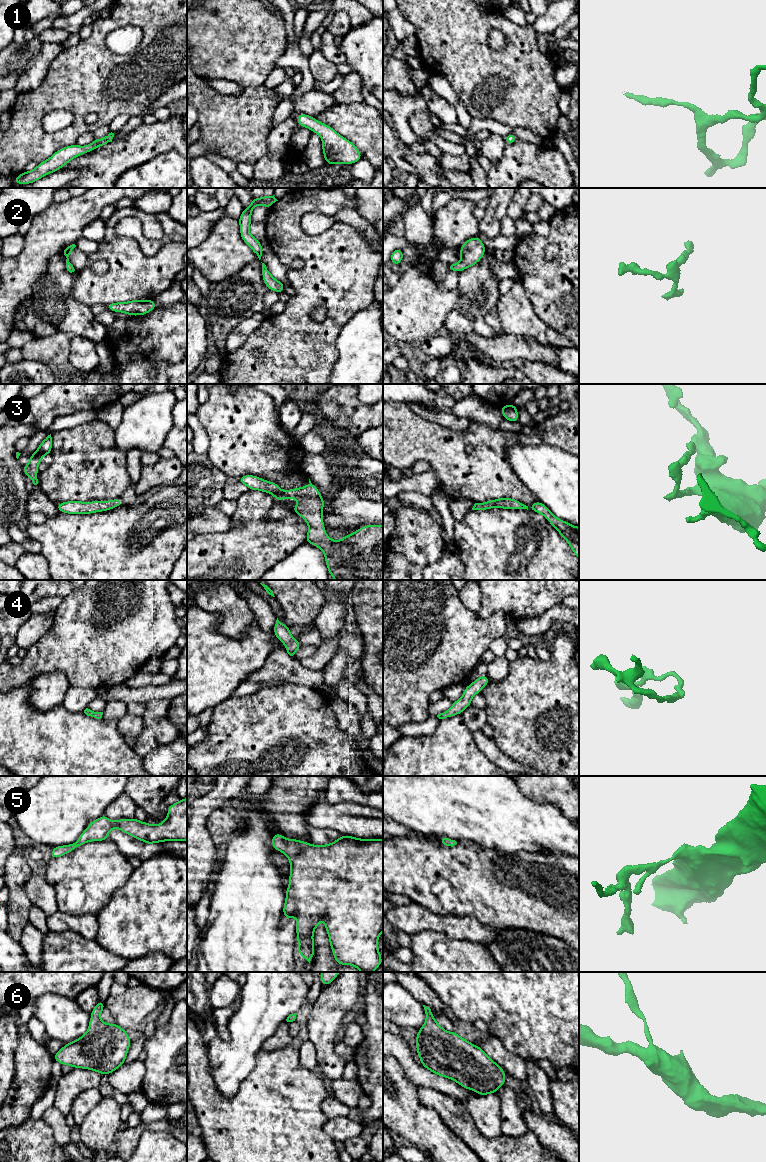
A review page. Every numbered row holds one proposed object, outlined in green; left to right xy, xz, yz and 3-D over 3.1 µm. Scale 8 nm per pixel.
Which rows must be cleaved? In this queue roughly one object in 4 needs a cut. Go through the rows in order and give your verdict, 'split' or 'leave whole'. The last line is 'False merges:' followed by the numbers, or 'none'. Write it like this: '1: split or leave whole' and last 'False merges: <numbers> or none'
1: leave whole
2: leave whole
3: leave whole
4: leave whole
5: leave whole
6: leave whole
False merges: none

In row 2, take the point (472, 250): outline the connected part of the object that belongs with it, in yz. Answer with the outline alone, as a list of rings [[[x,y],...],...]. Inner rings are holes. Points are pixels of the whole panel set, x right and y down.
[[[478,236],[465,241],[459,251],[461,261],[456,264],[447,264],[448,271],[461,272],[467,267],[472,267],[481,260],[485,250],[486,248]]]

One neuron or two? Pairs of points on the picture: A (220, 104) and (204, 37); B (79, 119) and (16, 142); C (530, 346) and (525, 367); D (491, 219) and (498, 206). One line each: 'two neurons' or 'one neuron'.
A: two neurons
B: one neuron
C: two neurons
D: one neuron

